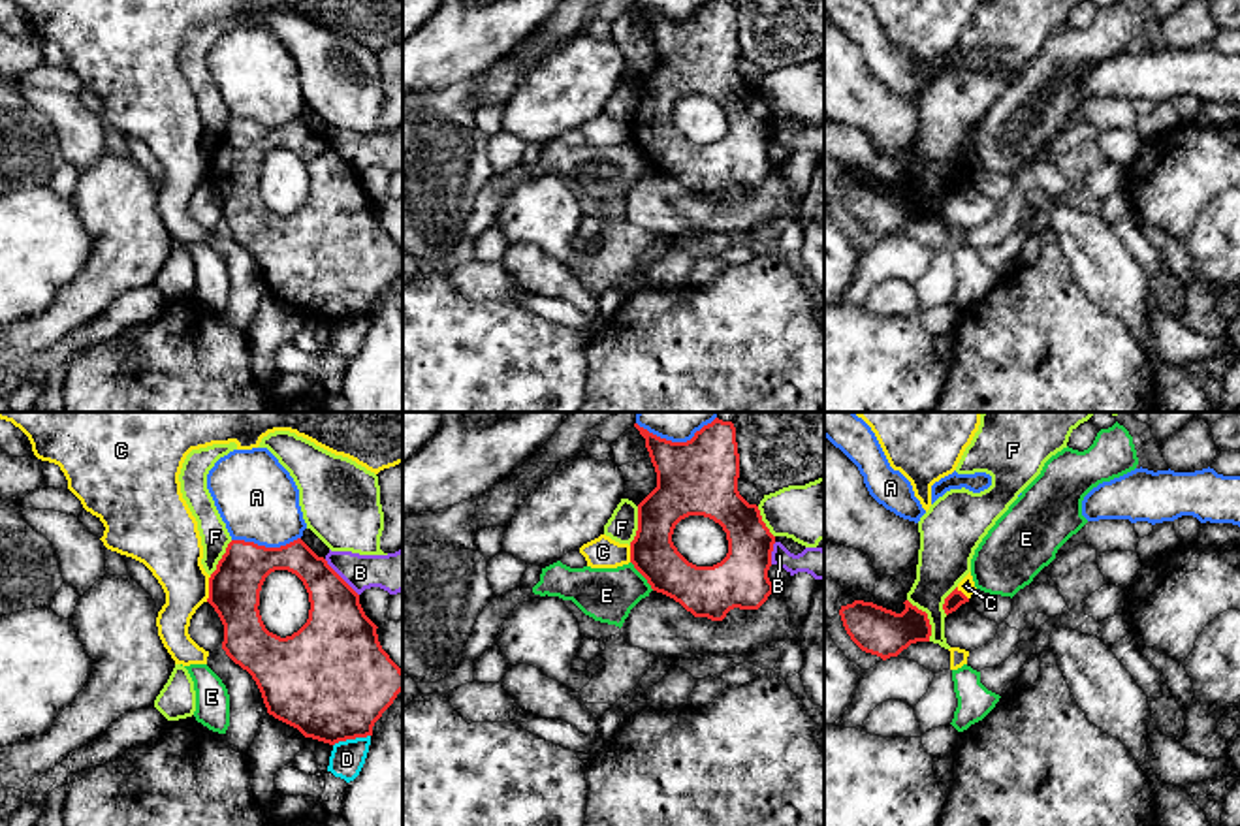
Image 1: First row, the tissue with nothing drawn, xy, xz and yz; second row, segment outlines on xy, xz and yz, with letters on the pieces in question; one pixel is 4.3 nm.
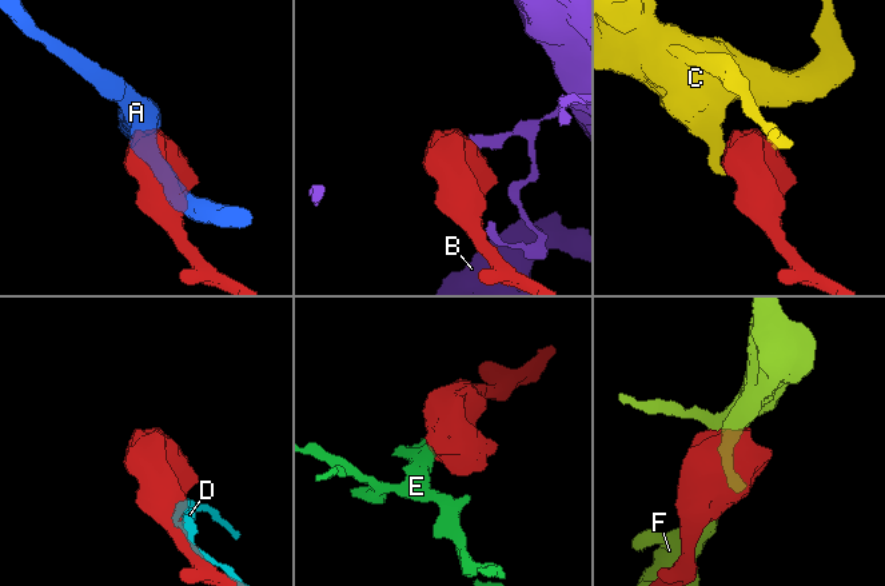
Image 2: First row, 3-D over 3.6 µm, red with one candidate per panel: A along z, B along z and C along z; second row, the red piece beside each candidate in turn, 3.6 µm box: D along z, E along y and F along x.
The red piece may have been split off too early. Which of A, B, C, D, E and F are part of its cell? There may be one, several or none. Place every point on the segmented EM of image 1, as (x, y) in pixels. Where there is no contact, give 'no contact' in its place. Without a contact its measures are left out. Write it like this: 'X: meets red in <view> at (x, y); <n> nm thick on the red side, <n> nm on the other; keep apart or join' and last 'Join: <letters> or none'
A: meets red in xy at (264, 546); 220 nm thick on the red side, 340 nm on the other; keep apart
B: meets red in xy at (341, 578); 300 nm thick on the red side, 170 nm on the other; keep apart
C: meets red in xy at (209, 589); 220 nm thick on the red side, 280 nm on the other; keep apart
D: meets red in xy at (350, 738); 480 nm thick on the red side, 150 nm on the other; keep apart
E: meets red in xz at (642, 574); 200 nm thick on the red side, 240 nm on the other; keep apart
F: meets red in yz at (926, 618); 200 nm thick on the red side, 220 nm on the other; keep apart
Join: none

